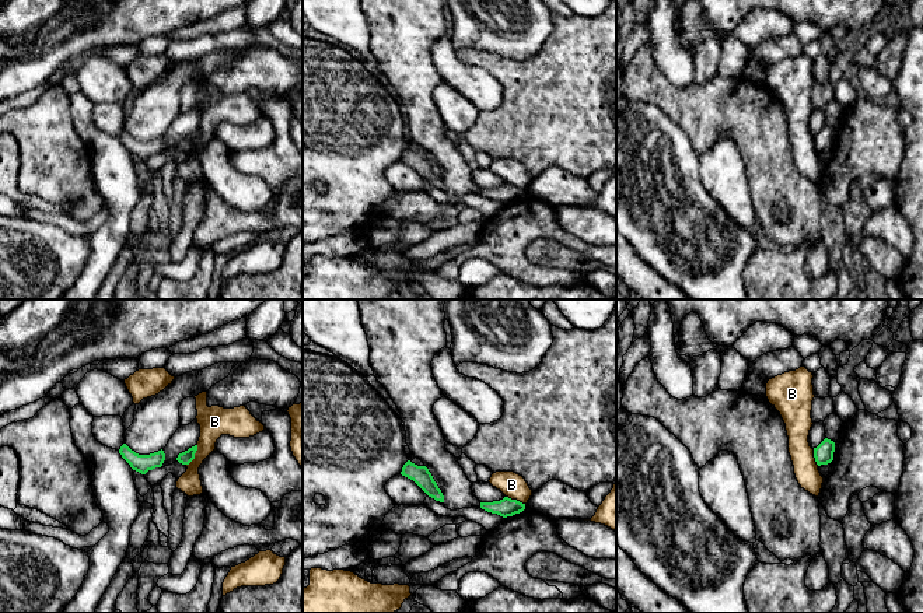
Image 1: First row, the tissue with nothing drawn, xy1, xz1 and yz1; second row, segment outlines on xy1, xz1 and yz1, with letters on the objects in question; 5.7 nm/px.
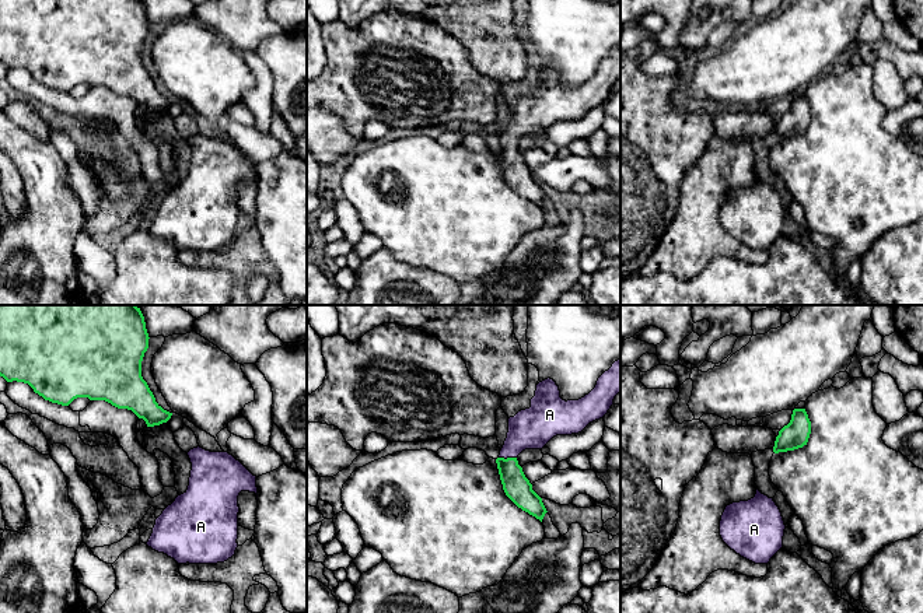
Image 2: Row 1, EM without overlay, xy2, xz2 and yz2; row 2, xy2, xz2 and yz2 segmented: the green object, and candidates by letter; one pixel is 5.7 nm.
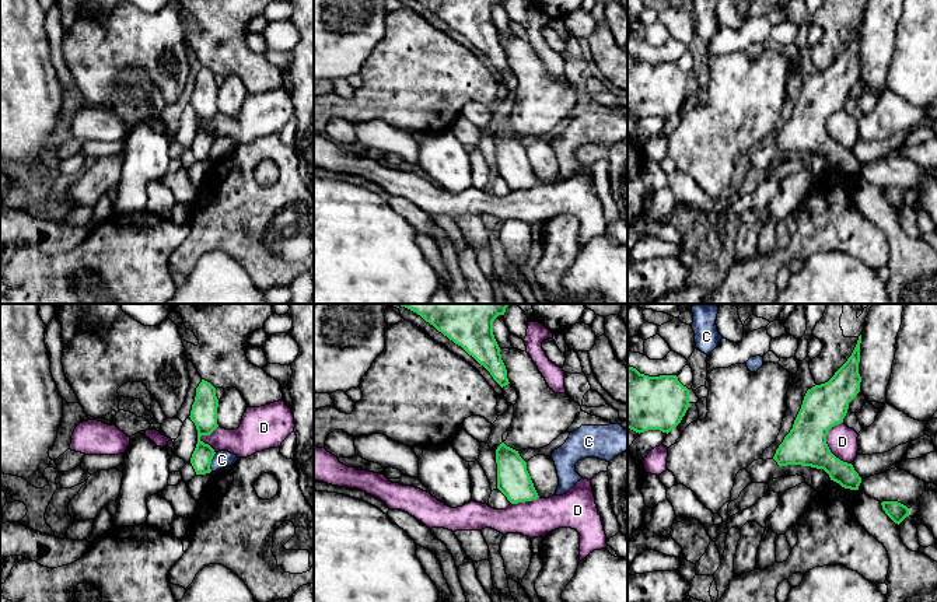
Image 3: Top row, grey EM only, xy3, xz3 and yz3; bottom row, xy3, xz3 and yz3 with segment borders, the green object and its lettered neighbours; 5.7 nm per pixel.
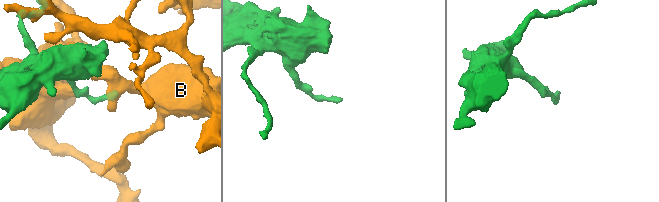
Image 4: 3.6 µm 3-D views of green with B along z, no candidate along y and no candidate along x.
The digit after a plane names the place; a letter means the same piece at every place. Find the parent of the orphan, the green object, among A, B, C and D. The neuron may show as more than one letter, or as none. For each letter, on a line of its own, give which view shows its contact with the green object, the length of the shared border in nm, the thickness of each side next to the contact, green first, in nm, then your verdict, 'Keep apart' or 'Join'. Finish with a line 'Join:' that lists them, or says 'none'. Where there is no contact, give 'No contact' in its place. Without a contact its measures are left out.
A: Touches green in xz2. Shared border 100 nm. Thickness 160 nm (green) against 240 nm. Join
B: Touches green in xy1. Shared border 140 nm. Thickness 80 nm (green) against 180 nm. Keep apart
C: Touches green in xy3. Shared border 120 nm. Thickness 130 nm (green) against 100 nm. Keep apart
D: Touches green in yz3. Shared border 260 nm. Thickness 260 nm (green) against 170 nm. Keep apart
Join: A

